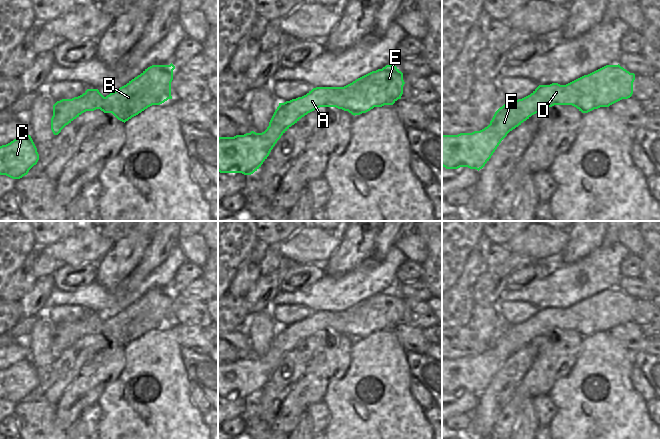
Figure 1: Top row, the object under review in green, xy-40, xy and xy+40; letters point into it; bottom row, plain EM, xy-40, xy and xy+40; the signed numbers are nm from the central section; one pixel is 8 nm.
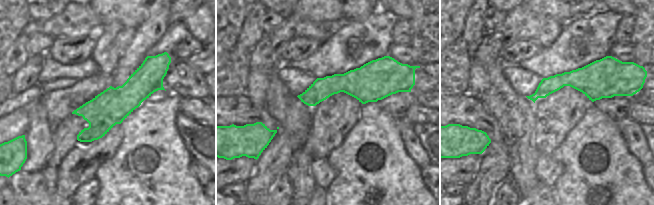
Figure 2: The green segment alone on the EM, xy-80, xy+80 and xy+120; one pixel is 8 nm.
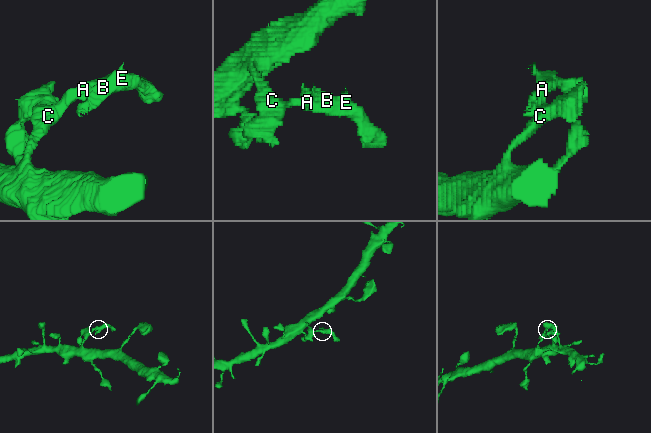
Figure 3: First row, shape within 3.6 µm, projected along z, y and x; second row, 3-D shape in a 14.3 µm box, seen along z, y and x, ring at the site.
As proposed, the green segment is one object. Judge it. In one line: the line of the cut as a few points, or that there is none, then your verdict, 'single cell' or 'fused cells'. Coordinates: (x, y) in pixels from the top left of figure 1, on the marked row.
xy+40 (489, 124), (490, 128), (503, 138) | fused cells

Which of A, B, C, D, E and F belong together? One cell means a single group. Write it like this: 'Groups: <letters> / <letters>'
Groups: A B D E F / C

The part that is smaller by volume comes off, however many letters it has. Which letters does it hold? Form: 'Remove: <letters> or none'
Remove: A, B, D, E, F

